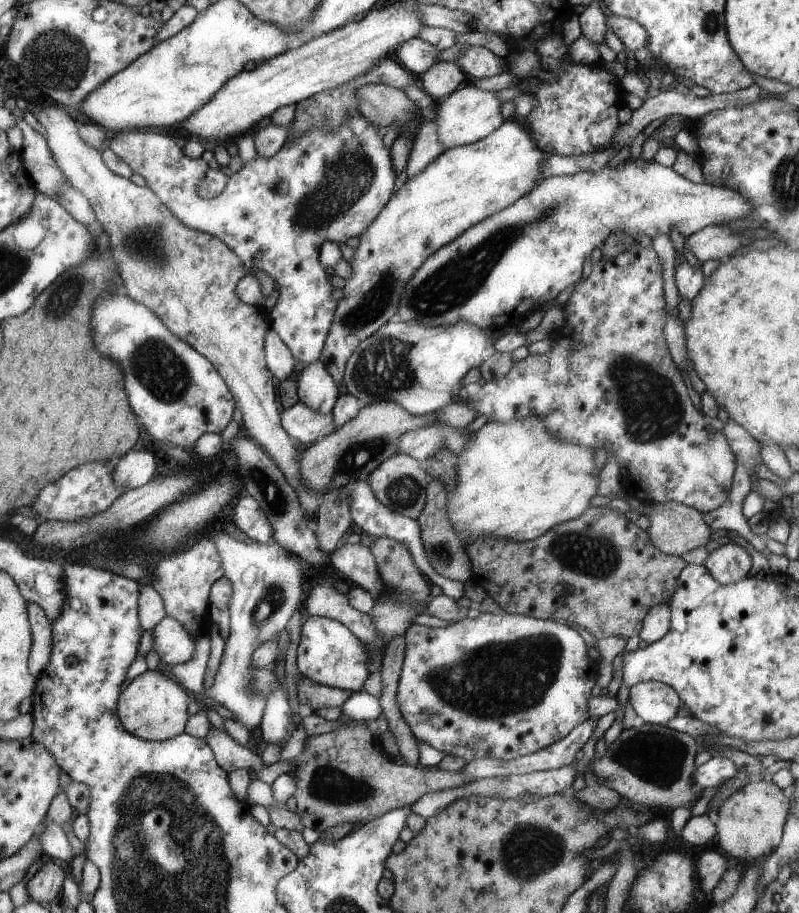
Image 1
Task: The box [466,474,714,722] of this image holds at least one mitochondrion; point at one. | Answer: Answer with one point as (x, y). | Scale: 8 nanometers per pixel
(590, 555)

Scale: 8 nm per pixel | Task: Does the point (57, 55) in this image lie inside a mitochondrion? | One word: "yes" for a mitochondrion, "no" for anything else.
yes

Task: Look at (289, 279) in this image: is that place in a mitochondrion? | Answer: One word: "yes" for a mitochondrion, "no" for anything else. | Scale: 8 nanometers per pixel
no

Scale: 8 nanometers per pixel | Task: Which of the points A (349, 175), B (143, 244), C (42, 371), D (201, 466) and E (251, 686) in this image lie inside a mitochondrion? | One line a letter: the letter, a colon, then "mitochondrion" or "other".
A: mitochondrion
B: mitochondrion
C: other
D: other
E: mitochondrion

